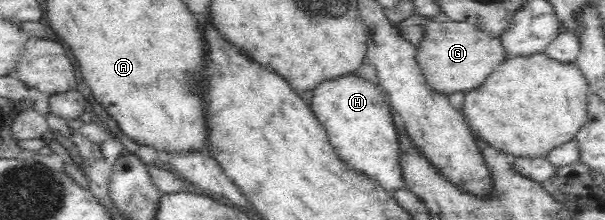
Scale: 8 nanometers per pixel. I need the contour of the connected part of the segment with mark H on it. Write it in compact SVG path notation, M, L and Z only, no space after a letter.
M355 73L326 79L312 89L312 112L326 128L330 144L338 158L370 181L380 184L386 192L405 188L405 176L400 165L400 138L397 117L384 91L377 82L364 80Z

